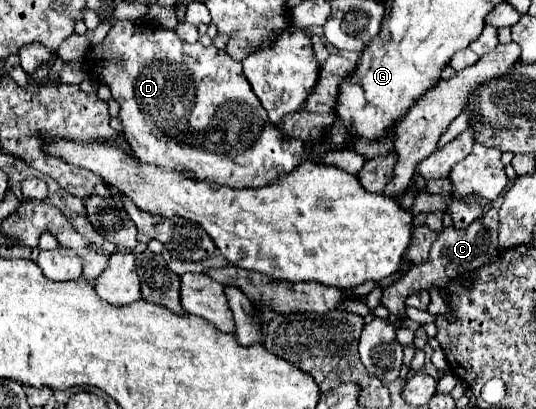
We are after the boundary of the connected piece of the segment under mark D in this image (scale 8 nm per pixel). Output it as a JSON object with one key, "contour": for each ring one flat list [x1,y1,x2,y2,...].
{"contour":[[118,20,104,42,86,54,86,62,92,68,90,74,110,86,112,98,120,104,120,120,124,126,122,134,130,142,134,154,146,164,180,168,190,178,222,186,260,188,292,172,306,158,302,140,286,138,268,120,266,110,244,78,242,62,232,60,216,46,206,48,200,42,188,44,180,40,174,30]]}

